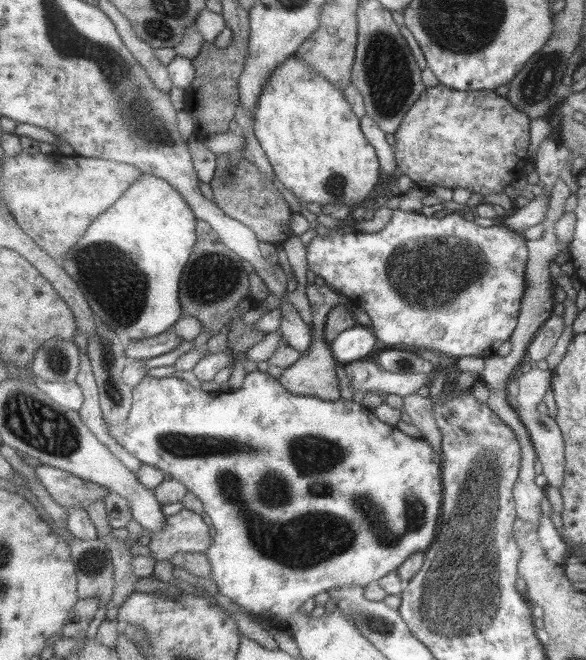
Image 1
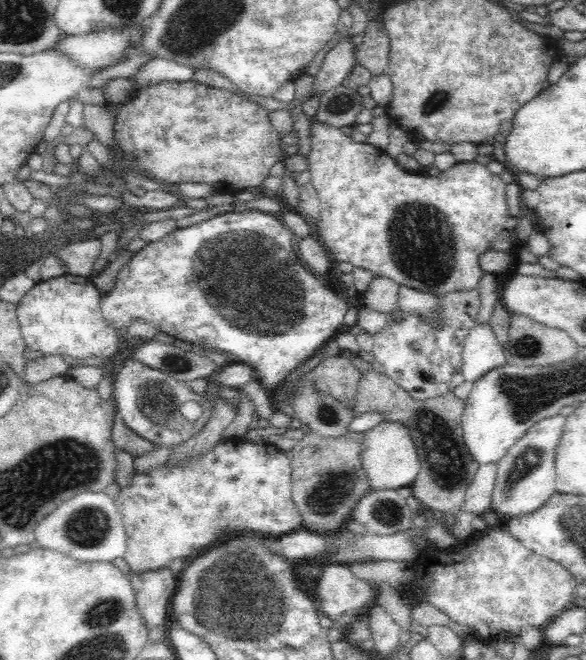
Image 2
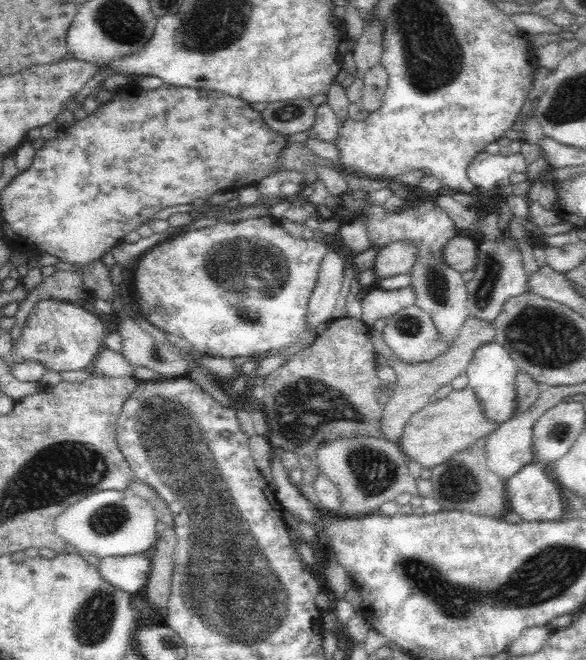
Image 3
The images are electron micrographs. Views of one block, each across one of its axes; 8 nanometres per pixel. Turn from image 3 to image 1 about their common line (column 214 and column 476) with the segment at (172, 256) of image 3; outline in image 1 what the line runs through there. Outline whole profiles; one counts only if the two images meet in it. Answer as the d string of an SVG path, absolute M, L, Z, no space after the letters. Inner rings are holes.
M394 209L392 218L379 232L362 233L353 231L350 233L337 233L331 231L328 235L316 235L307 246L307 270L312 270L315 276L324 278L329 287L351 299L352 304L363 308L371 318L371 329L374 336L382 344L390 346L412 346L419 349L430 349L434 352L444 353L448 357L476 356L480 359L488 359L498 353L498 348L509 340L512 331L516 328L520 301L524 292L524 269L527 263L528 249L527 240L513 228L504 224L493 226L479 226L474 221L466 220L458 214L450 214L443 218L436 216L425 216L423 213Z

